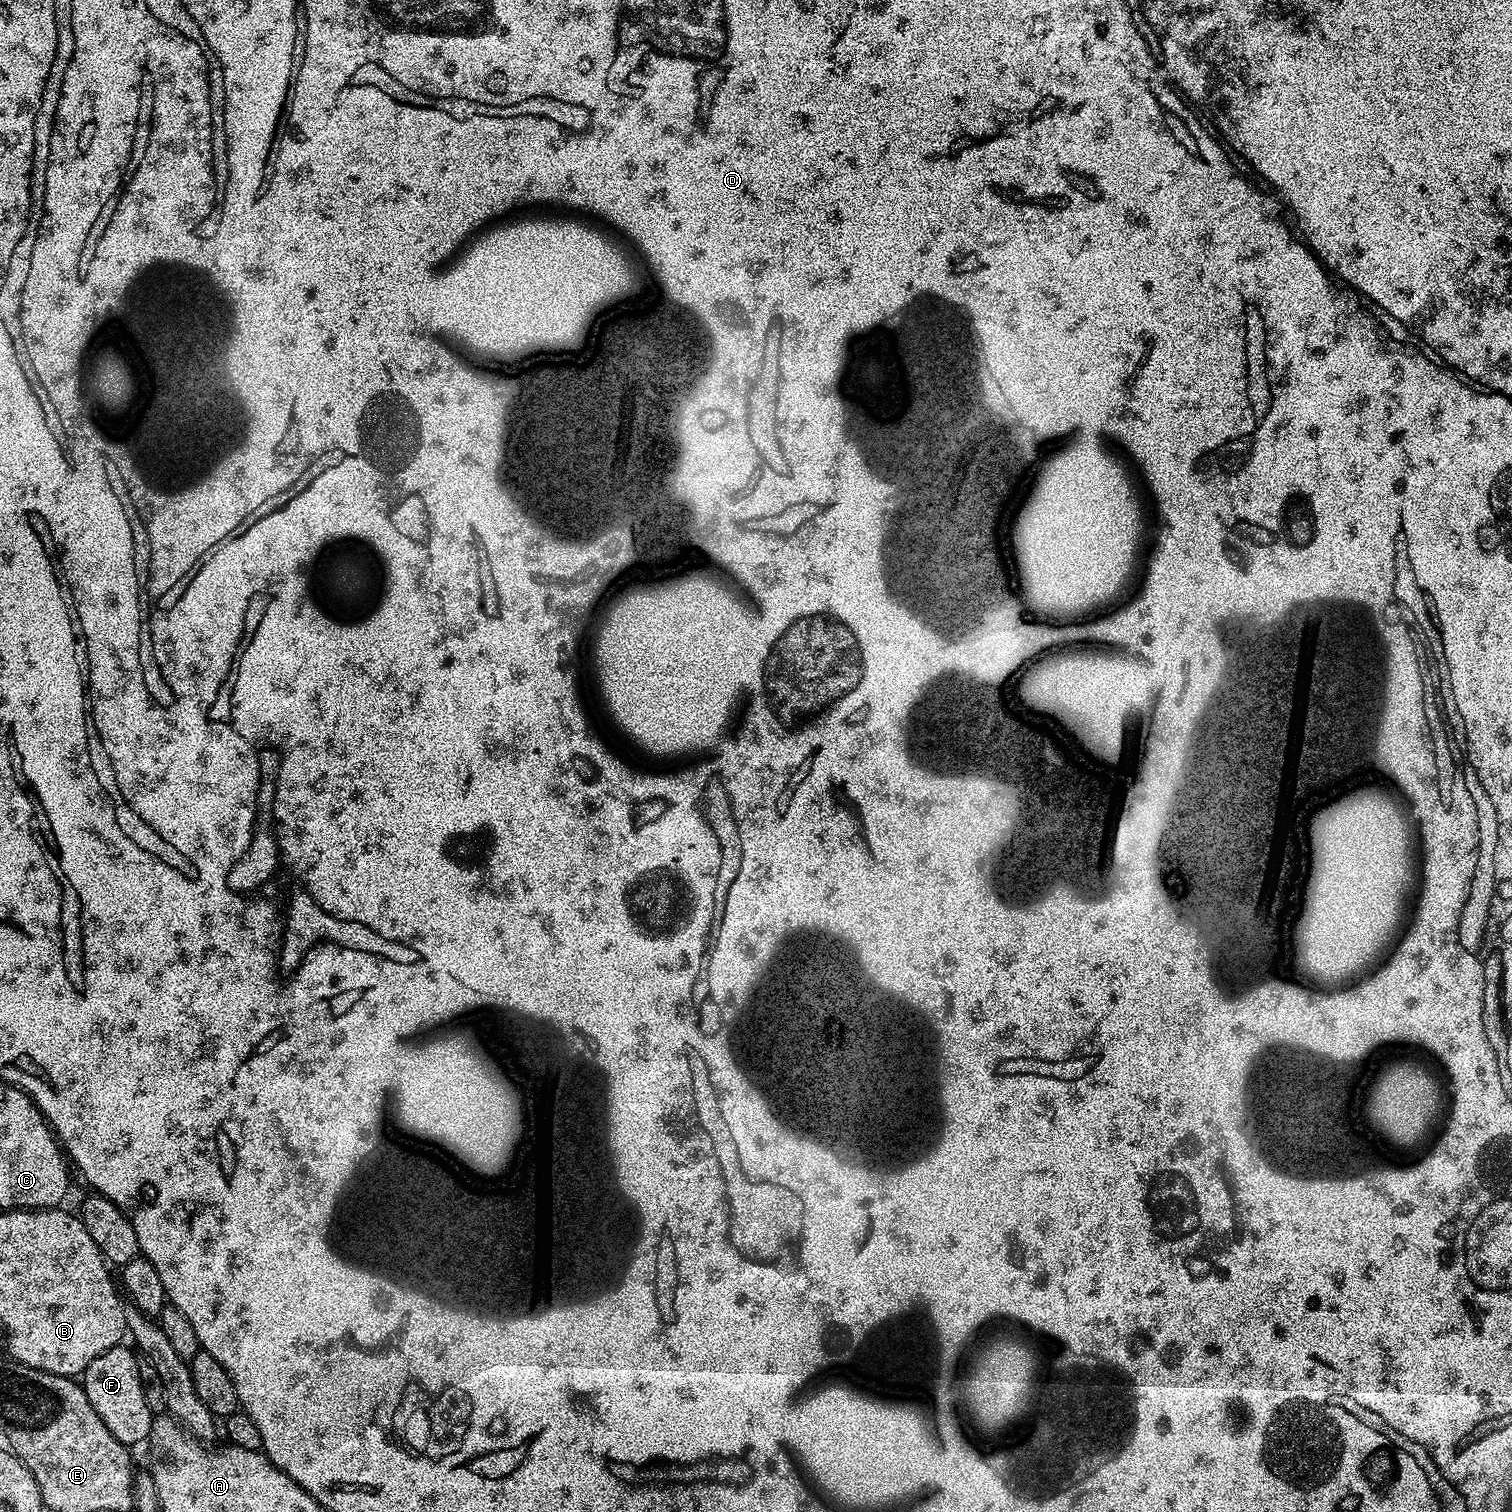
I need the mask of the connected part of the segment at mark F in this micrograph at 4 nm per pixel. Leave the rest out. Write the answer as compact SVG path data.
M117 1346L106 1350L106 1354L98 1354L90 1366L82 1374L82 1387L86 1398L90 1398L90 1406L102 1418L106 1430L118 1438L118 1442L135 1446L149 1439L152 1434L154 1413L146 1402L144 1383L140 1377L140 1360L131 1347Z

